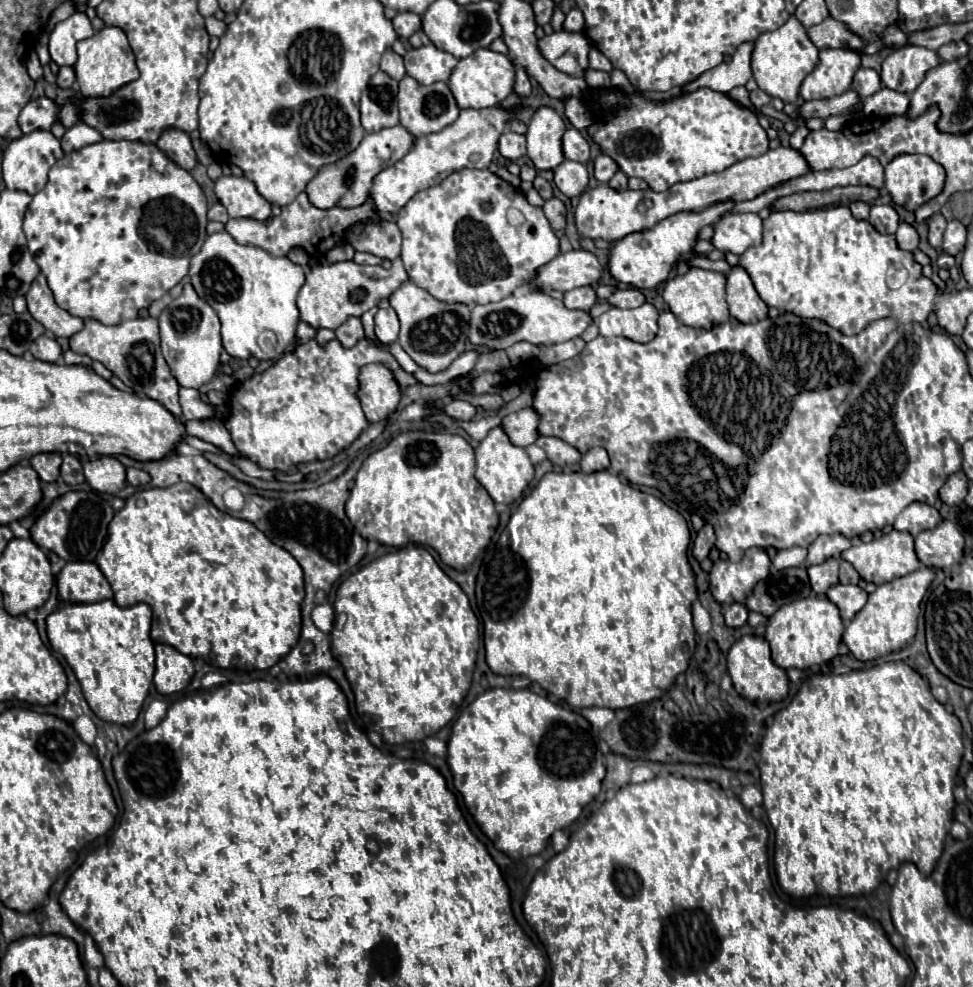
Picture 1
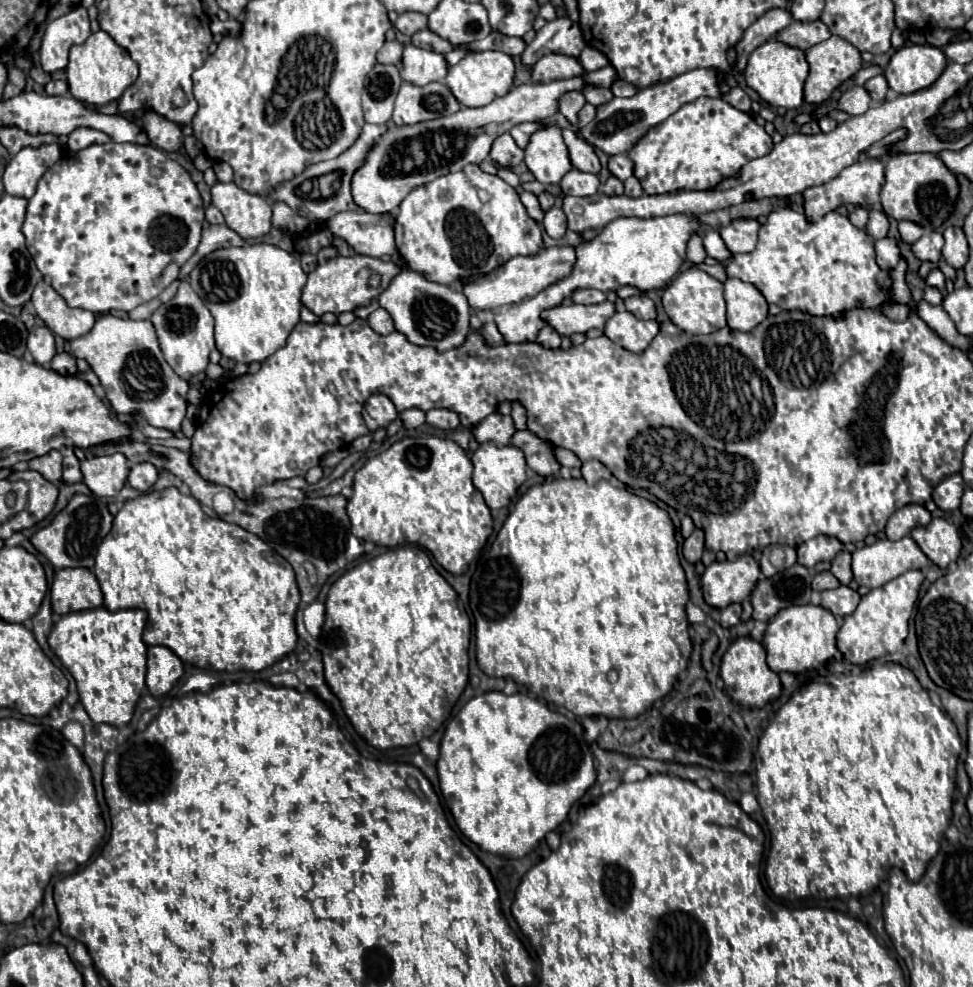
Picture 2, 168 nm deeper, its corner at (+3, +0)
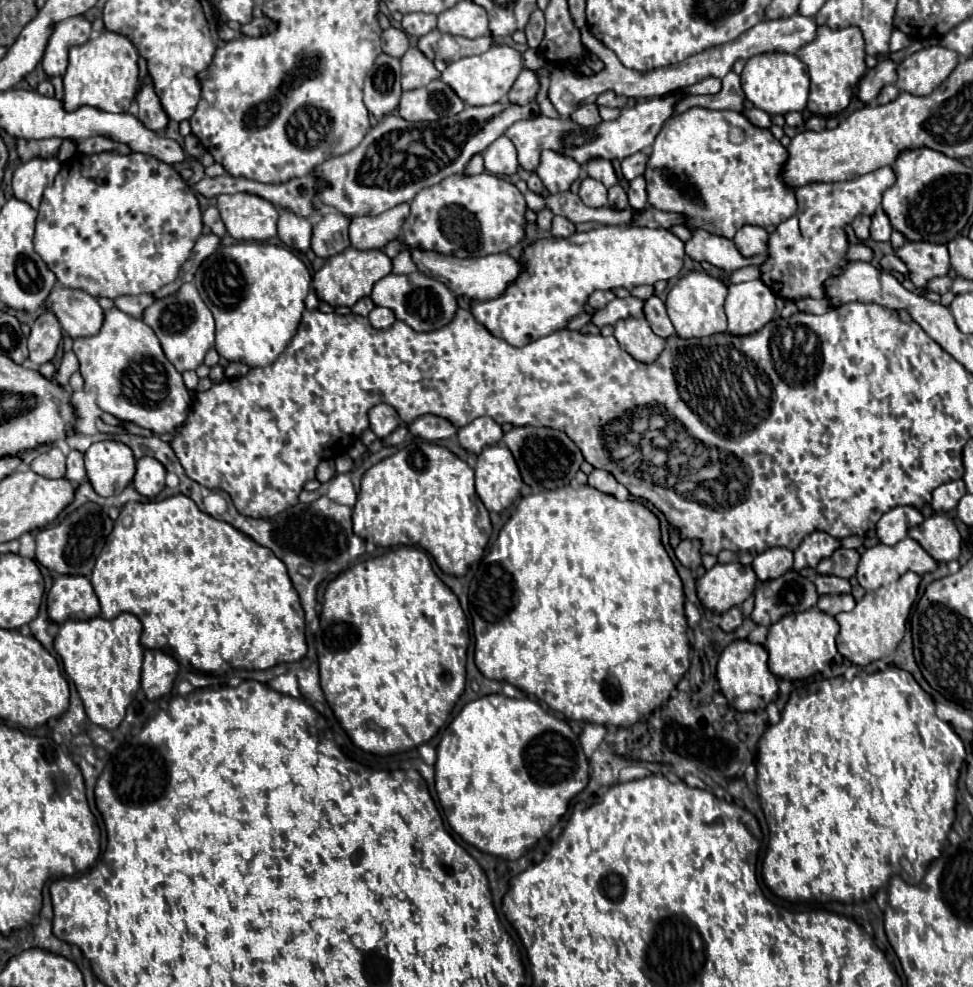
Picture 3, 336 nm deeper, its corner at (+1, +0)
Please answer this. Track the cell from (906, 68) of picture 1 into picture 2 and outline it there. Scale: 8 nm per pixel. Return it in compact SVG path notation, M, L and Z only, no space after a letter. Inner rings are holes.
M905 45L891 55L885 79L897 93L915 93L929 87L945 69L947 59L931 45Z

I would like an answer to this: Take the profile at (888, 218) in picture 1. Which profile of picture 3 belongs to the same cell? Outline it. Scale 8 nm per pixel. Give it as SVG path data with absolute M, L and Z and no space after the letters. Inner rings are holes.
M883 209L875 211L873 223L871 223L871 239L873 239L873 241L889 241L891 231L893 231L893 227L891 227L885 211L883 211Z

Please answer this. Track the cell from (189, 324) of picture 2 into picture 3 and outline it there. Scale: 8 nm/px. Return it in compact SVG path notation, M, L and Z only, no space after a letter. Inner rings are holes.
M183 283L177 293L163 297L163 299L155 299L153 305L149 305L143 311L141 319L155 331L165 351L165 357L173 363L173 367L179 373L187 369L197 369L203 363L205 353L213 347L215 321L207 305L201 301L197 287L193 283Z

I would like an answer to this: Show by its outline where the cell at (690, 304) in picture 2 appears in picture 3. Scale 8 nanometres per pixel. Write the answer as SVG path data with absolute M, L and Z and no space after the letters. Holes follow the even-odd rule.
M693 271L681 277L673 285L665 301L667 315L673 321L677 335L681 339L693 339L693 337L709 337L713 333L725 333L727 331L727 317L723 311L725 297L727 297L727 285L707 273Z

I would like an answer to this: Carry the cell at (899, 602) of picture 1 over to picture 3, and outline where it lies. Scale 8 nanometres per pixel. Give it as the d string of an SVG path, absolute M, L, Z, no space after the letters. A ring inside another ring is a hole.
M905 573L899 581L879 587L875 591L865 593L861 601L857 601L855 609L849 613L835 615L841 631L837 635L837 649L843 657L847 657L853 665L869 665L871 661L883 659L891 655L905 633L905 621L909 617L911 605L917 597L921 577L917 573Z

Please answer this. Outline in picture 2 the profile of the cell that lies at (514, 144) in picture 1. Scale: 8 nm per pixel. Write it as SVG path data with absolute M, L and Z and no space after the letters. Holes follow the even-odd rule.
M503 133L493 141L489 157L497 161L501 167L515 167L523 161L523 149L515 143L515 139L509 133Z

